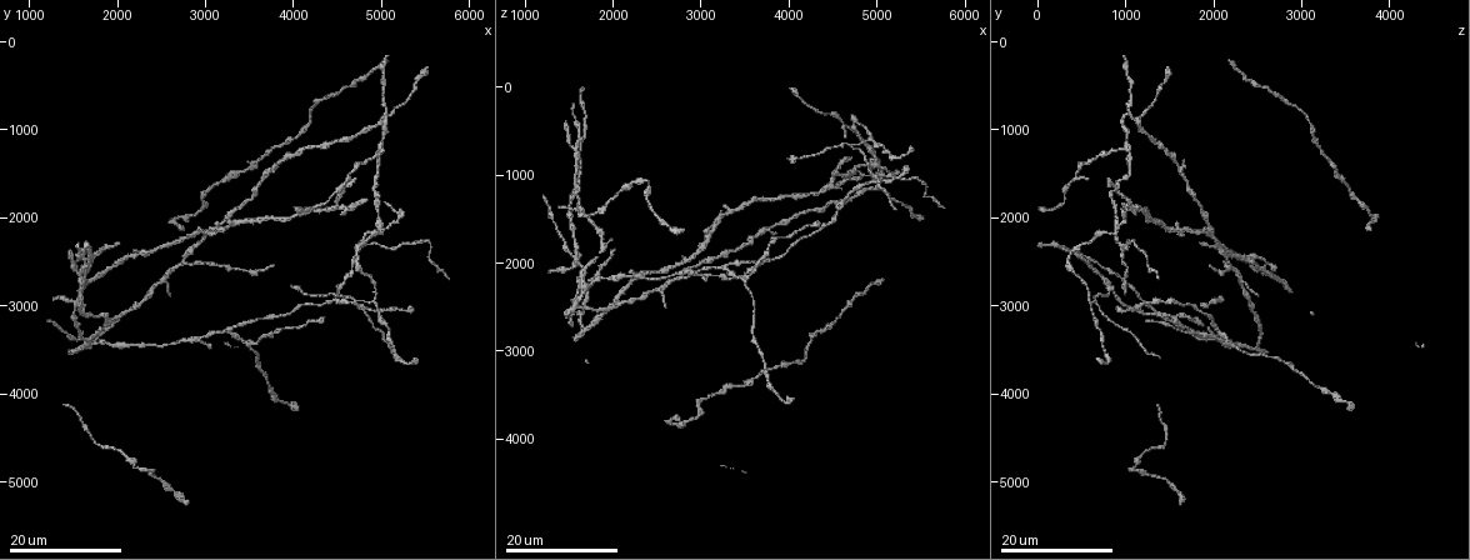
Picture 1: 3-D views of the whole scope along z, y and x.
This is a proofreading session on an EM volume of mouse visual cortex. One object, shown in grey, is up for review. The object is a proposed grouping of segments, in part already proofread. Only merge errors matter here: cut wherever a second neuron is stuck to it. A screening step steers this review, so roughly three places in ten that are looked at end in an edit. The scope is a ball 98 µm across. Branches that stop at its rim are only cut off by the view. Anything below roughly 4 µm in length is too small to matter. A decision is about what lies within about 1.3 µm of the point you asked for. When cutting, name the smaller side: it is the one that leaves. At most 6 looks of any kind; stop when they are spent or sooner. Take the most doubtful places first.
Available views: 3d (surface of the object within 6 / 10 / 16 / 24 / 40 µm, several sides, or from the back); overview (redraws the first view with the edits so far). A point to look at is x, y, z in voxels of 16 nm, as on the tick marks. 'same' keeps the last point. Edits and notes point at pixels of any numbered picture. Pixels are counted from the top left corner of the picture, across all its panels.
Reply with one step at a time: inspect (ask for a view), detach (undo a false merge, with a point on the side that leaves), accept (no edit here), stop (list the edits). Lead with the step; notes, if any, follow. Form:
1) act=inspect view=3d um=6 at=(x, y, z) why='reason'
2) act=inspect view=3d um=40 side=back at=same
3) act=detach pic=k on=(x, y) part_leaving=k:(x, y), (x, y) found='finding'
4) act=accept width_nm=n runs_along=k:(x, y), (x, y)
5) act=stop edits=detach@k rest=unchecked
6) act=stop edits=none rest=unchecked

act=inspect view=3d um=16 at=(3500, 3450, 2200) why='four or more arms meet'

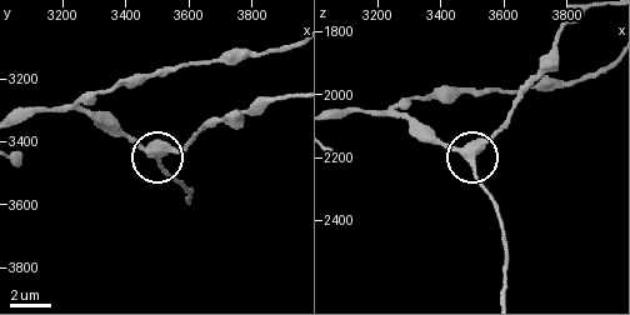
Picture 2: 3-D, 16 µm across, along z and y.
act=inspect view=3d um=6 at=(3500, 3440, 2190) why='closer look'

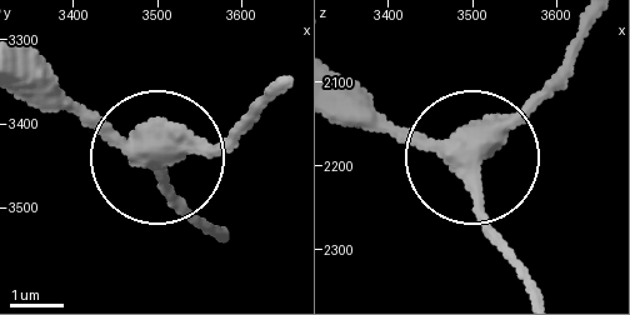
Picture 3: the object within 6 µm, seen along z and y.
act=inspect view=3d um=6 side=back at=(3505, 3440, 2190)

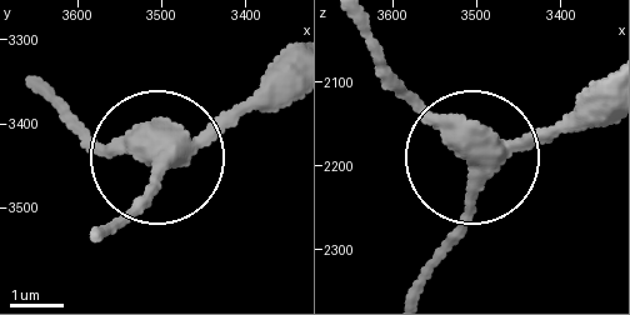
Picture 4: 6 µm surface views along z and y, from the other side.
act=accept arms=4 found='all the same neuron'

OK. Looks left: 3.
act=inspect view=3d um=24 at=(1650, 2500, 550) why='a fork'

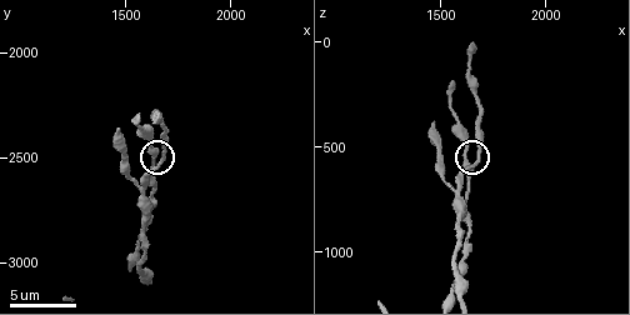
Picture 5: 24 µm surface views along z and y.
act=inspect view=3d um=10 at=(1670, 2490, 570)

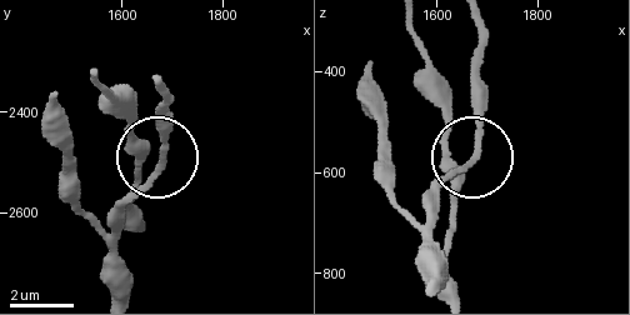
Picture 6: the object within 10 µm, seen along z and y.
act=accept arms=3 found='all the same neuron'

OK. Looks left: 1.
act=stop edits=none rest=unchecked

